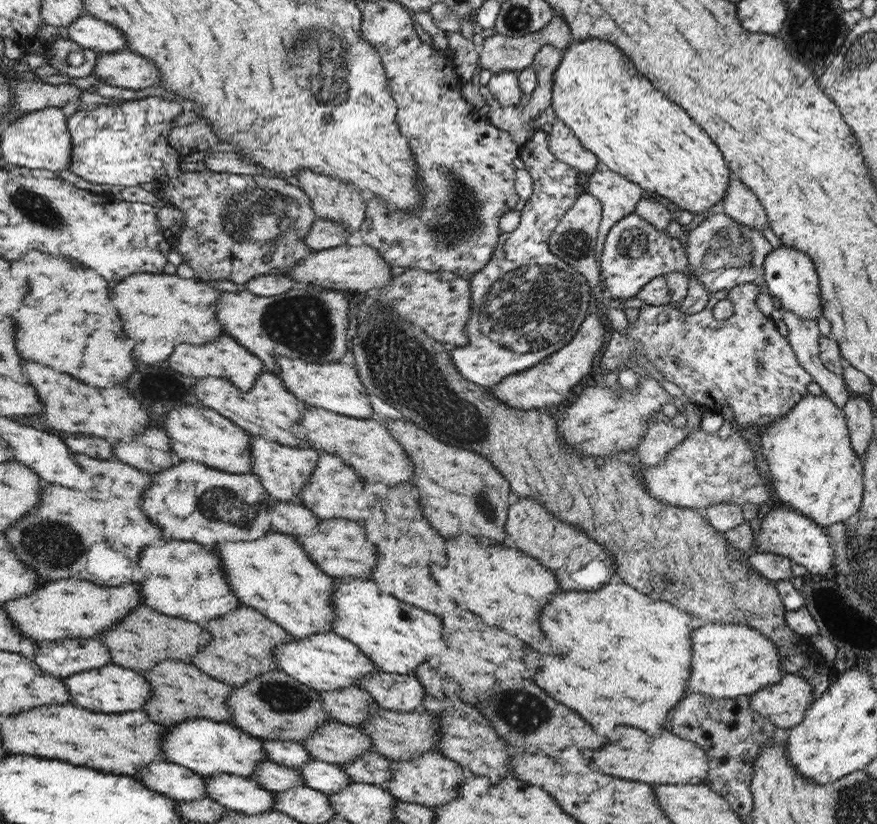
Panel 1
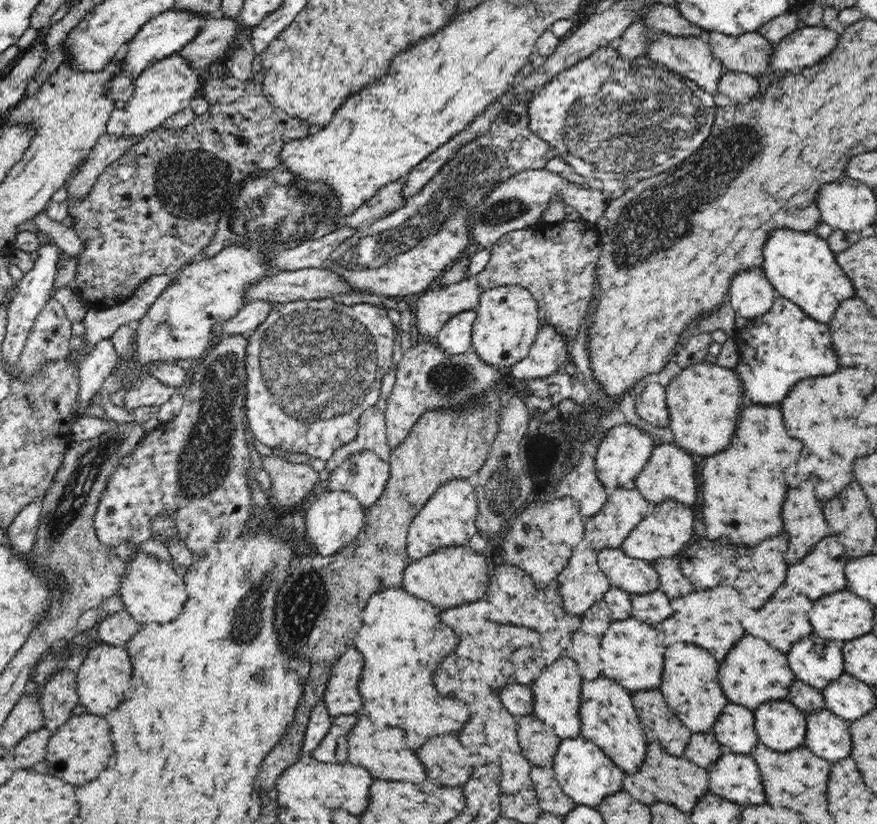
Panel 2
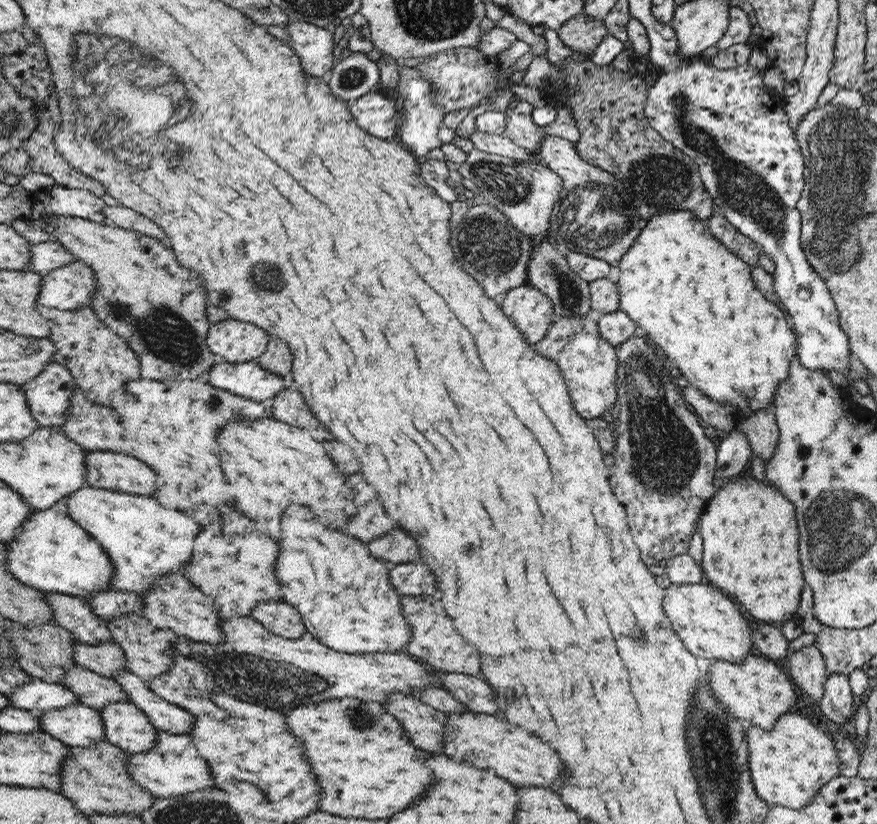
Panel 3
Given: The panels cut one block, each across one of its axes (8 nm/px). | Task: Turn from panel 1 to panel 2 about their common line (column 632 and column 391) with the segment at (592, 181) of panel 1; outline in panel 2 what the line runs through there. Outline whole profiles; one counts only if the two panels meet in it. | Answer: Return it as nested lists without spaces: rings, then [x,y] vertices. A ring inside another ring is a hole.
[[[280,163],[264,175],[273,178],[248,178],[240,196],[228,202],[228,210],[218,221],[212,242],[203,249],[204,257],[211,257],[220,252],[224,246],[238,243],[254,250],[280,251],[297,247],[301,242],[318,240],[341,226],[348,225],[353,229],[363,228],[376,220],[388,216],[404,206],[403,188],[405,179],[390,182],[380,188],[368,202],[364,202],[354,214],[339,214],[339,202],[336,193],[323,182],[300,182],[284,164]]]

